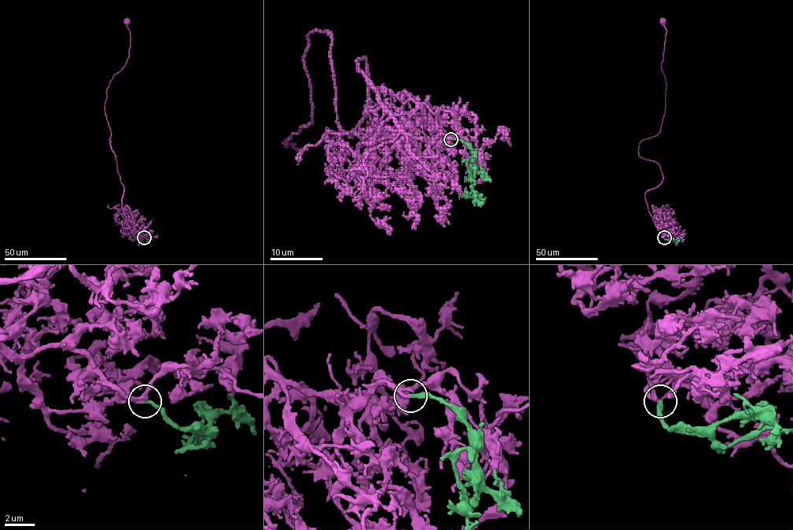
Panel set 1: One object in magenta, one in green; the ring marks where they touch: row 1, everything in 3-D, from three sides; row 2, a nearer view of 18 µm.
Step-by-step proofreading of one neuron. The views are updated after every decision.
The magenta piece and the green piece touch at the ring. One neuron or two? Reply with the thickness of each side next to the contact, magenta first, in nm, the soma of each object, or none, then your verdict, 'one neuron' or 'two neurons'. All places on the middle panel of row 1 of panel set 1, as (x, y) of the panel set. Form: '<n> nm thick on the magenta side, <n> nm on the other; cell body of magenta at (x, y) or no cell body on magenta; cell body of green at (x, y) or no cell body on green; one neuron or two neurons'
150 nm thick on the magenta side, 220 nm on the other; cell body of magenta at (379, 132); no cell body on green; one neuron

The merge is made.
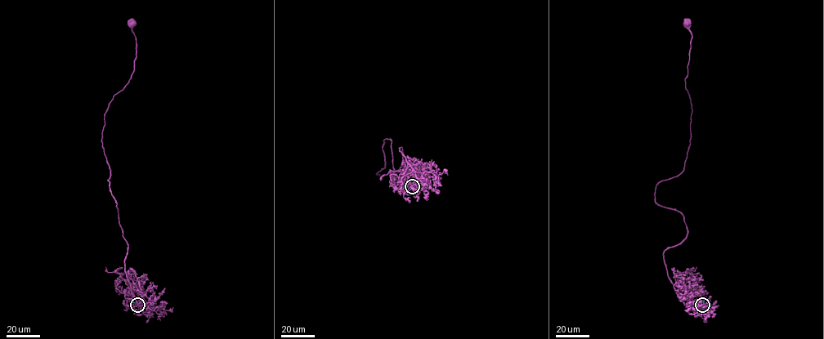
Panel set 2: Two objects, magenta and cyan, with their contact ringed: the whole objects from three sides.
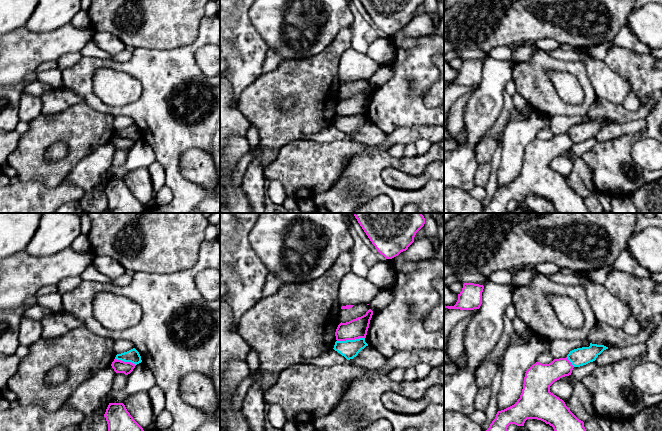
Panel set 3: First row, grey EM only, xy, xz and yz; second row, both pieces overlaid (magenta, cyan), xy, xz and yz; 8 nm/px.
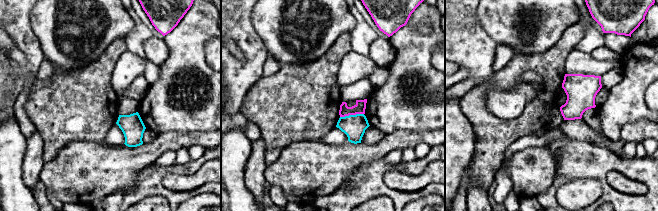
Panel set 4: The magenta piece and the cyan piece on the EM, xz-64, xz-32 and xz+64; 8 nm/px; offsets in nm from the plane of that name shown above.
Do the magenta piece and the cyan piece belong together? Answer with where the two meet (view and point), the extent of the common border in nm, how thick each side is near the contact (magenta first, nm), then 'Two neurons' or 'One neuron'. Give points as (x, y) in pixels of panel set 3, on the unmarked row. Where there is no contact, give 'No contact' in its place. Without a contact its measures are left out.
Touches magenta at xz (350, 115). Shared border 220 nm. Thickness 160 nm (magenta) against 150 nm. Two neurons

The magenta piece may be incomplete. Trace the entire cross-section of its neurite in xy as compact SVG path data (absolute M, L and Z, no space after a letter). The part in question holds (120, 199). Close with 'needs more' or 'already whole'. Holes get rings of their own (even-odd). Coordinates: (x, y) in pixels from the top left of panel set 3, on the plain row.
M109 179L104 190L111 213L143 213L143 204L133 195L123 179Z; already whole

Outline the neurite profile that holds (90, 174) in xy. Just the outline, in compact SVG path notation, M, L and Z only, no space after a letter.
M111 141L81 159L67 174L67 181L85 193L104 191L109 181L108 169L116 148Z

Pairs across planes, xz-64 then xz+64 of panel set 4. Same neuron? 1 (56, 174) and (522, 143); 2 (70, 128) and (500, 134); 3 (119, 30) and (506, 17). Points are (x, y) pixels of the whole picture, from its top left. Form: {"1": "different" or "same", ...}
{"1": "different", "2": "same", "3": "same"}

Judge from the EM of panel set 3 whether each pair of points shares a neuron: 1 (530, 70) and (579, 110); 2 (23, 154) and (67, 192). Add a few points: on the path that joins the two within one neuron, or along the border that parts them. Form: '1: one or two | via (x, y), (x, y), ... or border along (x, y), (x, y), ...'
1: one | via (537, 84), (561, 108), (565, 109)
2: two | border along (66, 174), (54, 187), (46, 187), (36, 180)

